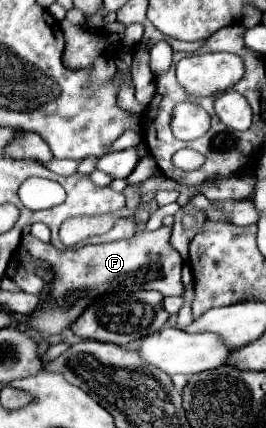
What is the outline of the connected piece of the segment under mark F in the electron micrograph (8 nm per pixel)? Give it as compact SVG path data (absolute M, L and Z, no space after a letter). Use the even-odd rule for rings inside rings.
M159 227L157 231L139 229L135 237L125 241L113 243L99 243L99 245L83 245L79 249L65 249L59 251L51 243L43 243L33 235L25 235L21 245L29 249L33 257L47 261L55 273L55 281L51 287L49 297L43 305L39 305L31 313L31 329L45 331L49 335L61 333L69 327L95 297L103 293L117 293L117 291L139 291L139 289L155 289L163 295L183 295L181 283L181 255L169 243L171 227Z

